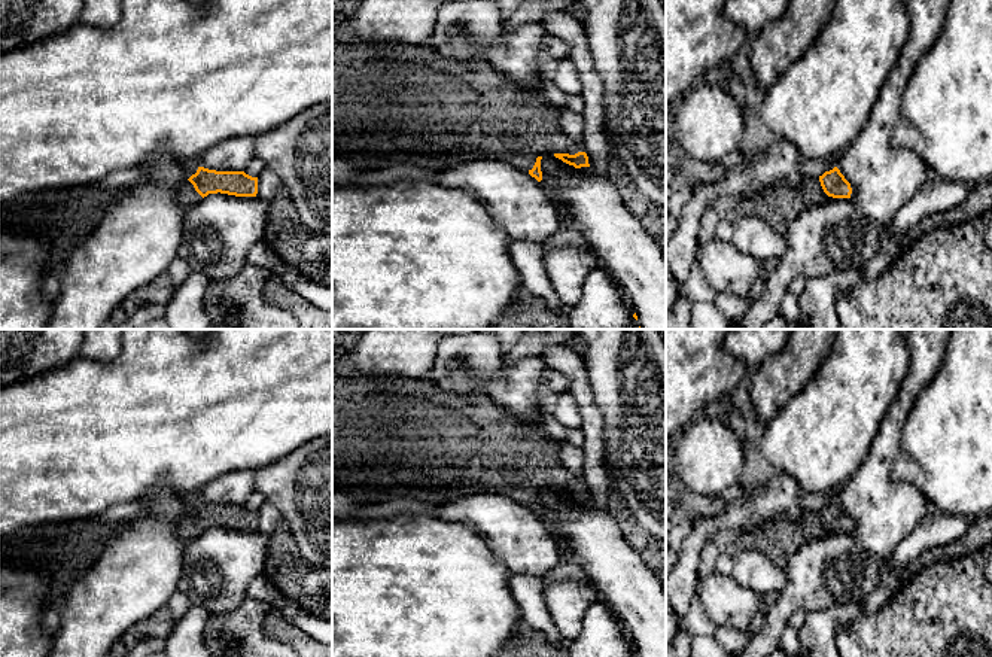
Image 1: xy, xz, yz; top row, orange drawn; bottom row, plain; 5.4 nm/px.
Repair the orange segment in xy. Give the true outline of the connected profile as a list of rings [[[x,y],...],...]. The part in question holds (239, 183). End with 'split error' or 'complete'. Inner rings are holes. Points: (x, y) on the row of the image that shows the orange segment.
[[[198,167],[192,174],[179,186],[179,204],[191,207],[200,203],[209,194],[228,194],[235,197],[256,197],[258,177],[252,177],[244,171],[216,171]]]; split error

